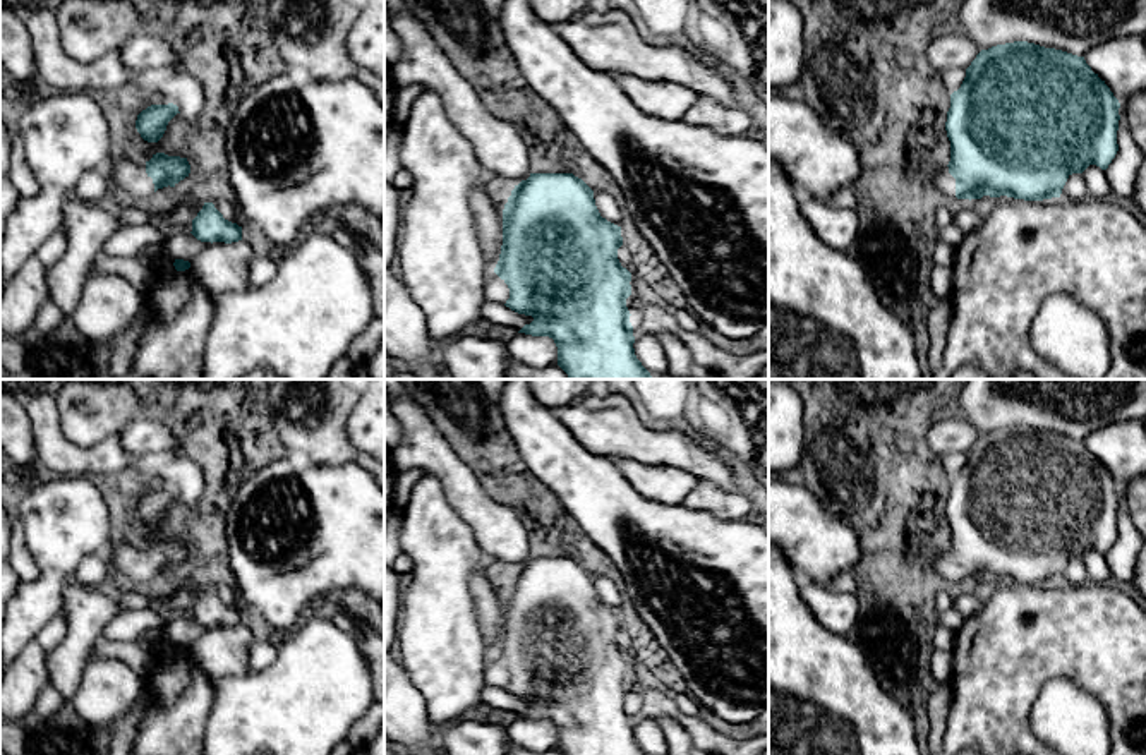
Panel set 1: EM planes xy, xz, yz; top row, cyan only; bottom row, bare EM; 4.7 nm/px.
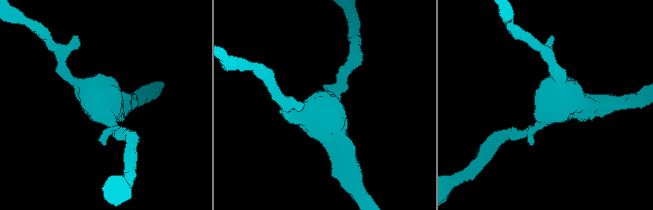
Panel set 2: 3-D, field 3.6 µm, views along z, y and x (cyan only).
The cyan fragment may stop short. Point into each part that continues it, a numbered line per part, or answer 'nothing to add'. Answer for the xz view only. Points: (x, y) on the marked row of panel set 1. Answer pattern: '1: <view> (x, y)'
1: xz (500, 146)

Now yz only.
1: yz (940, 177)

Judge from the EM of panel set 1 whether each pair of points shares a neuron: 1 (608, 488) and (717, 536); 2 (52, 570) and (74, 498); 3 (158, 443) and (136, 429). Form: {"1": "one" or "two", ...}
{"1": "one", "2": "one", "3": "one"}

